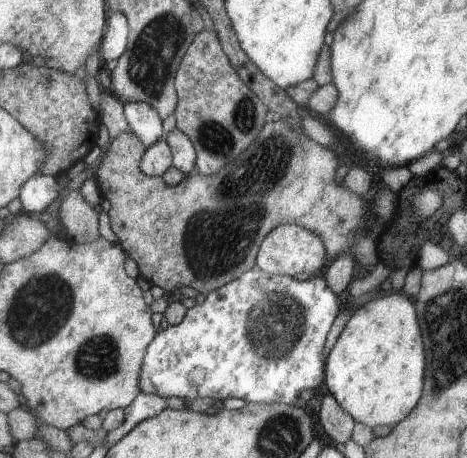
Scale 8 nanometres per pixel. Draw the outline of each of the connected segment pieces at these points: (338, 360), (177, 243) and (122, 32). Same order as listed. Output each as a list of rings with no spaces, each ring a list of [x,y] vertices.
[[[392,291],[385,293],[383,297],[369,301],[362,307],[354,310],[352,316],[337,339],[334,348],[332,348],[326,358],[326,376],[323,378],[323,382],[326,384],[326,390],[328,390],[328,392],[338,401],[338,404],[355,420],[356,423],[364,423],[370,428],[380,425],[394,427],[400,421],[404,421],[419,404],[423,391],[427,360],[425,357],[425,348],[419,321],[419,316],[416,314],[416,310],[414,310],[414,304],[412,304],[412,302],[408,300],[408,296],[402,294],[402,292]]]
[[[282,119],[277,121],[267,122],[264,128],[261,130],[258,138],[249,146],[248,149],[241,152],[233,161],[230,161],[224,169],[213,175],[203,175],[196,170],[188,176],[184,177],[184,180],[177,185],[169,185],[162,177],[150,177],[145,174],[145,171],[141,169],[141,158],[146,152],[147,146],[132,132],[122,133],[117,139],[112,141],[112,146],[106,155],[106,158],[99,170],[99,181],[102,185],[102,192],[105,198],[112,202],[110,210],[107,212],[110,217],[110,223],[112,231],[118,237],[118,242],[122,245],[122,248],[126,253],[136,260],[140,258],[149,259],[148,263],[156,263],[156,256],[162,255],[162,262],[160,266],[152,266],[150,270],[154,270],[154,280],[158,286],[162,286],[166,292],[168,290],[190,290],[190,286],[194,290],[198,290],[201,296],[207,296],[209,292],[220,289],[221,286],[228,285],[230,281],[238,280],[241,274],[244,274],[256,266],[257,254],[260,252],[261,245],[264,244],[265,238],[273,229],[276,229],[278,225],[288,223],[298,223],[300,226],[305,226],[308,230],[317,234],[325,243],[325,258],[328,264],[334,262],[334,258],[337,259],[340,254],[347,250],[353,250],[356,252],[356,258],[361,265],[374,266],[377,265],[380,260],[377,253],[377,239],[371,242],[369,237],[371,226],[373,223],[367,223],[367,230],[364,228],[364,218],[368,214],[368,206],[366,202],[362,200],[362,197],[344,188],[340,182],[336,182],[336,168],[338,168],[338,158],[336,154],[332,152],[332,149],[316,143],[310,138],[304,131],[302,126],[291,127],[290,124],[284,122]]]
[[[110,12],[109,26],[105,42],[101,48],[102,62],[118,60],[126,50],[129,35],[129,22],[123,12]]]

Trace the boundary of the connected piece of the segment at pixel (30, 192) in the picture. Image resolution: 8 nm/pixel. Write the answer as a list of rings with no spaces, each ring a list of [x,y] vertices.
[[[38,175],[31,179],[21,194],[23,212],[46,212],[61,197],[60,176]]]

